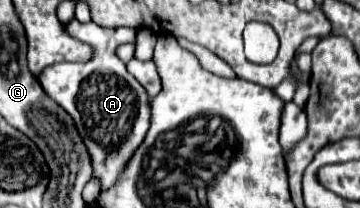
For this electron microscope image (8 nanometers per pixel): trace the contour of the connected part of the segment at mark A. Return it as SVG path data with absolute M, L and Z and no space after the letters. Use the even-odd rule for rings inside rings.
M69 21L63 29L67 35L83 43L93 45L95 55L87 63L53 63L43 69L43 81L39 73L39 83L45 93L55 99L73 119L83 135L87 149L93 159L93 177L101 179L101 189L115 183L123 163L141 145L149 129L149 97L147 91L129 75L125 63L117 57L117 47L123 43L135 43L137 31L129 27L102 27L93 21L79 23Z

